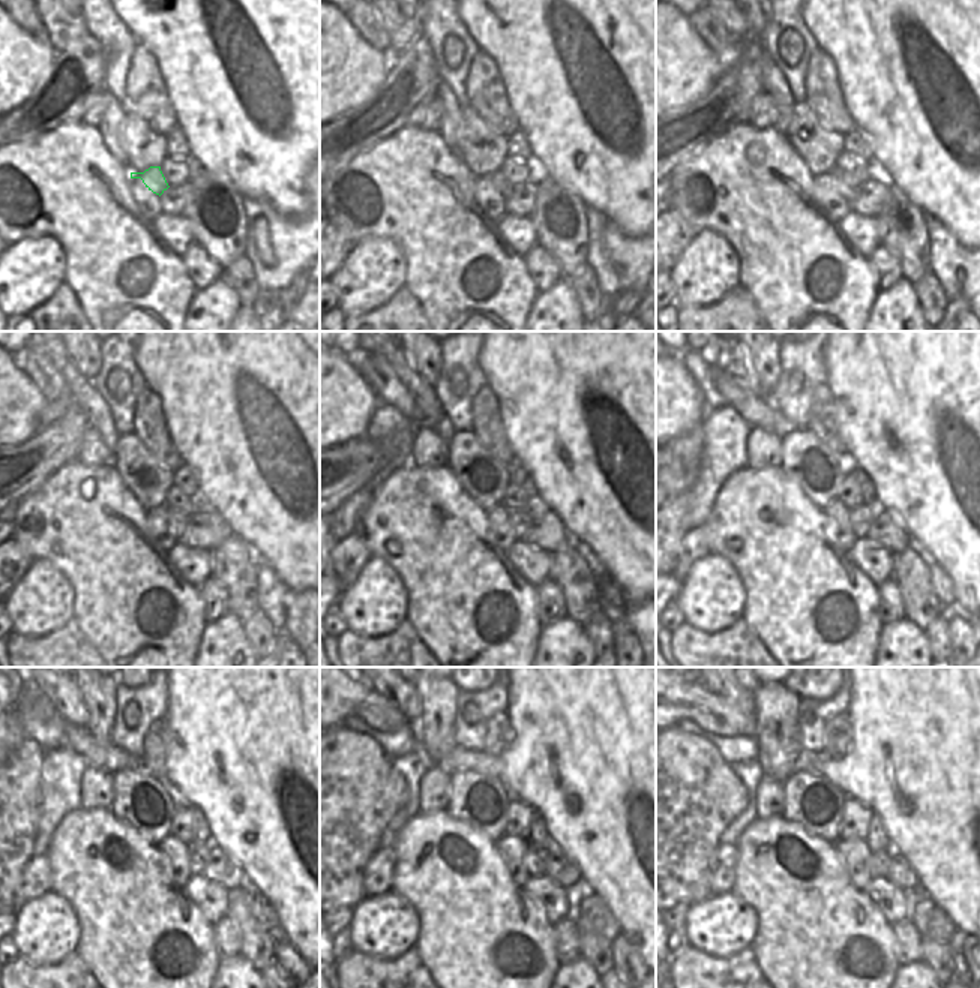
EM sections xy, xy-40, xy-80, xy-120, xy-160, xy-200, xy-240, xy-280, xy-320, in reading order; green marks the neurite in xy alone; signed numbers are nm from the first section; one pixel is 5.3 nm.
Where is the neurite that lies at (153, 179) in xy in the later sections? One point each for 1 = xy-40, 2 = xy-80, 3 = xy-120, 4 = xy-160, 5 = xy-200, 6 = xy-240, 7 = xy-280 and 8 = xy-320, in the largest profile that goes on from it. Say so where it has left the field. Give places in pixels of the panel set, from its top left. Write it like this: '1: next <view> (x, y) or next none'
1: next xy-40 (497, 179)
2: next xy-80 (848, 186)
3: next xy-120 (177, 522)
4: next xy-160 (520, 522)
5: next xy-200 (862, 517)
6: next xy-240 (197, 853)
7: next xy-280 (535, 861)
8: next xy-320 (878, 864)

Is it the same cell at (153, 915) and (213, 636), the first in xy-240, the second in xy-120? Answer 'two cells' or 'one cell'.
two cells

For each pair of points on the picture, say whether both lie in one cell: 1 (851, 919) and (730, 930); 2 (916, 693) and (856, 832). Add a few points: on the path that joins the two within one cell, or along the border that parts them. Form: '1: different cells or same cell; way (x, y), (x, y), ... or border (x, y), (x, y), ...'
1: different cells; border (739, 897), (757, 915), (757, 934), (749, 946)
2: different cells; border (848, 795), (862, 801), (875, 813)

